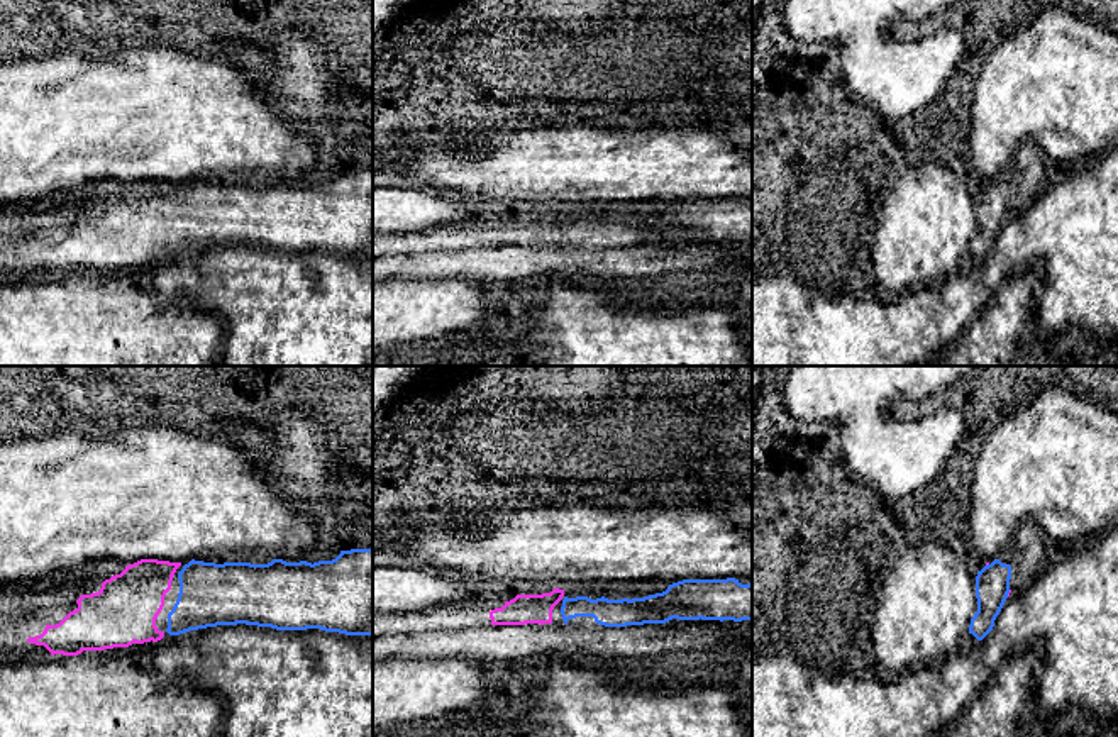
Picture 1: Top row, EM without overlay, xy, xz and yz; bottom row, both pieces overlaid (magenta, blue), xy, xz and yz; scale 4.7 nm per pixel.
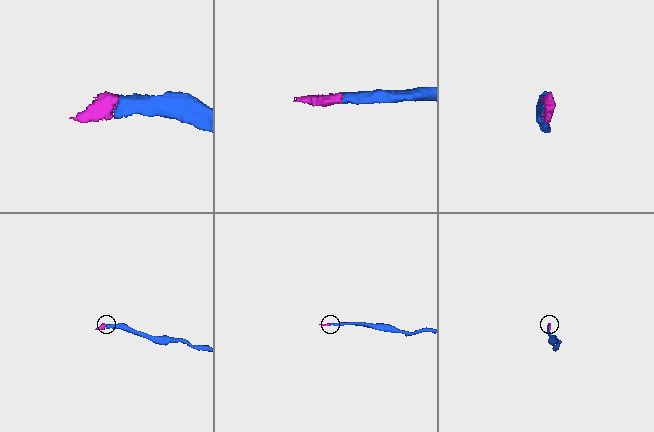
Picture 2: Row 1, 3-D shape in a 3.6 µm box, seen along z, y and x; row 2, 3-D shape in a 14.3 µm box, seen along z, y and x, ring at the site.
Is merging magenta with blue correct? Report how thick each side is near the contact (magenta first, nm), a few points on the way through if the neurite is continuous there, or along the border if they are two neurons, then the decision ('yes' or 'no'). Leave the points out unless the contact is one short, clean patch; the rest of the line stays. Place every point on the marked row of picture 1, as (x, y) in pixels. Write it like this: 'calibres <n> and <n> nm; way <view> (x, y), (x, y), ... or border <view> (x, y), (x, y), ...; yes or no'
calibres 20 and 160 nm; way yz (1010, 590), (1008, 593), (993, 581); yes

